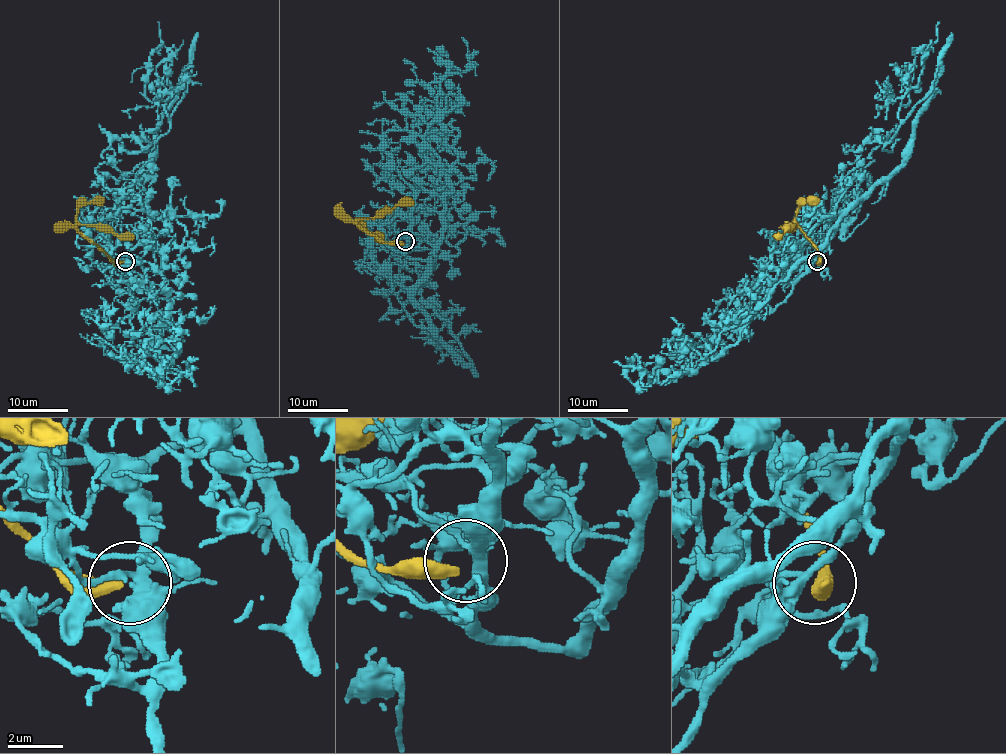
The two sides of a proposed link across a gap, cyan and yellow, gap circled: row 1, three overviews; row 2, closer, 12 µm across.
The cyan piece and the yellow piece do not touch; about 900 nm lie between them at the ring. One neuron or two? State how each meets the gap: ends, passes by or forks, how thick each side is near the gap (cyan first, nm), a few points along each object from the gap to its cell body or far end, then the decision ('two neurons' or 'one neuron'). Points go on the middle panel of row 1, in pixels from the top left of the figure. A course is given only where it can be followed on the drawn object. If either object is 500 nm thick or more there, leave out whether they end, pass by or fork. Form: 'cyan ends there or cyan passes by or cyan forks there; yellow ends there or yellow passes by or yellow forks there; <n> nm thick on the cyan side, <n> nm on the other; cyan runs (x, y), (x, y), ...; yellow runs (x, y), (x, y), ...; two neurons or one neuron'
cyan forks there; yellow ends there; 360 nm thick on the cyan side, 400 nm on the other; cyan runs (406, 240), (408, 255), (427, 261), (415, 305), (471, 360), (448, 323), (426, 330), (441, 350), (438, 363); yellow runs (403, 243), (385, 243), (367, 234), (357, 222), (382, 218), (397, 206), (414, 201); two neurons

